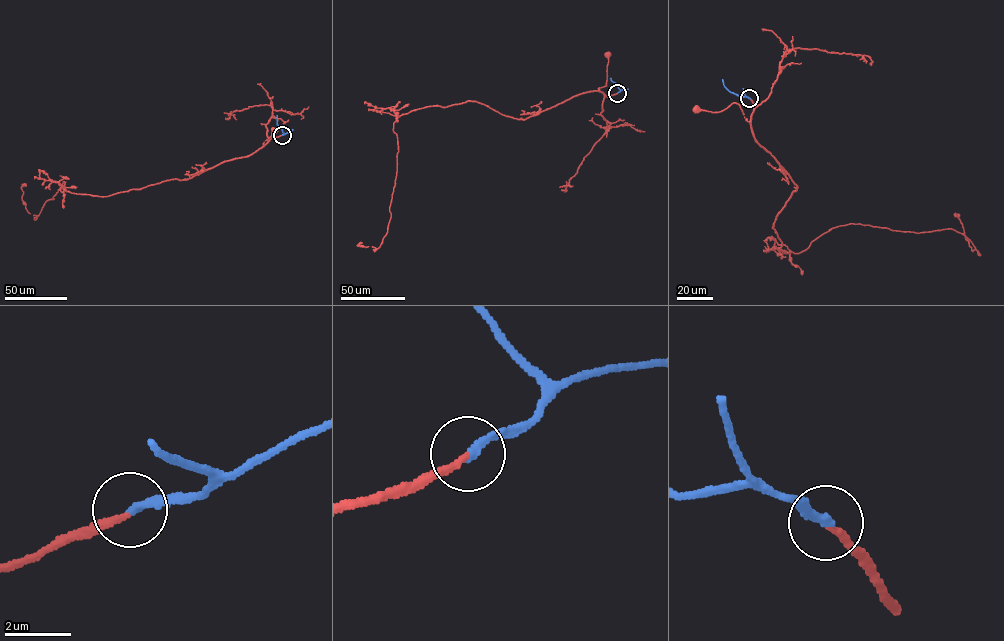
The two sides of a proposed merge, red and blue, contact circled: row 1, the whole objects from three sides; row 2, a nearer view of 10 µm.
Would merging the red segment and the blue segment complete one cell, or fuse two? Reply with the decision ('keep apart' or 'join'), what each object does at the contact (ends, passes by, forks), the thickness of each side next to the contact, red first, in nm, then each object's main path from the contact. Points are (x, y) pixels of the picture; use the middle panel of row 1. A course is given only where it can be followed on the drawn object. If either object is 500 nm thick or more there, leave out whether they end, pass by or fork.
join | red ends | blue ends | 200/260 nm | red via (617, 93), (607, 96), (598, 88), (606, 85), (607, 54) | blue via (617, 93), (620, 89), (610, 78)

